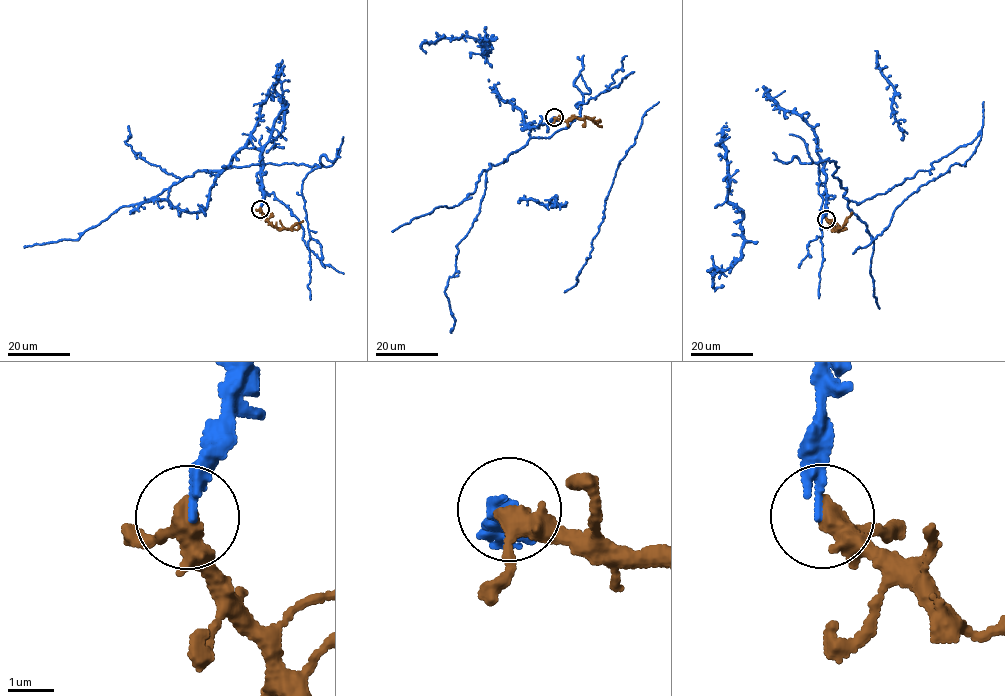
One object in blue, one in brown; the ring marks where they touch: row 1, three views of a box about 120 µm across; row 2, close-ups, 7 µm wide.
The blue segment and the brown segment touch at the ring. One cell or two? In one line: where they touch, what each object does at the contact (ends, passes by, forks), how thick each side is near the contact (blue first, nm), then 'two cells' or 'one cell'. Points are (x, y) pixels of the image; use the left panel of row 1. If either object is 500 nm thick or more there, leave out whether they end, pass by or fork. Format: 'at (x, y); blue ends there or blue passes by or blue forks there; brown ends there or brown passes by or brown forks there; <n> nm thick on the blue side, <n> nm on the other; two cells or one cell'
at (260, 209); blue passes by; brown forks there; 120 nm thick on the blue side, 320 nm on the other; one cell

